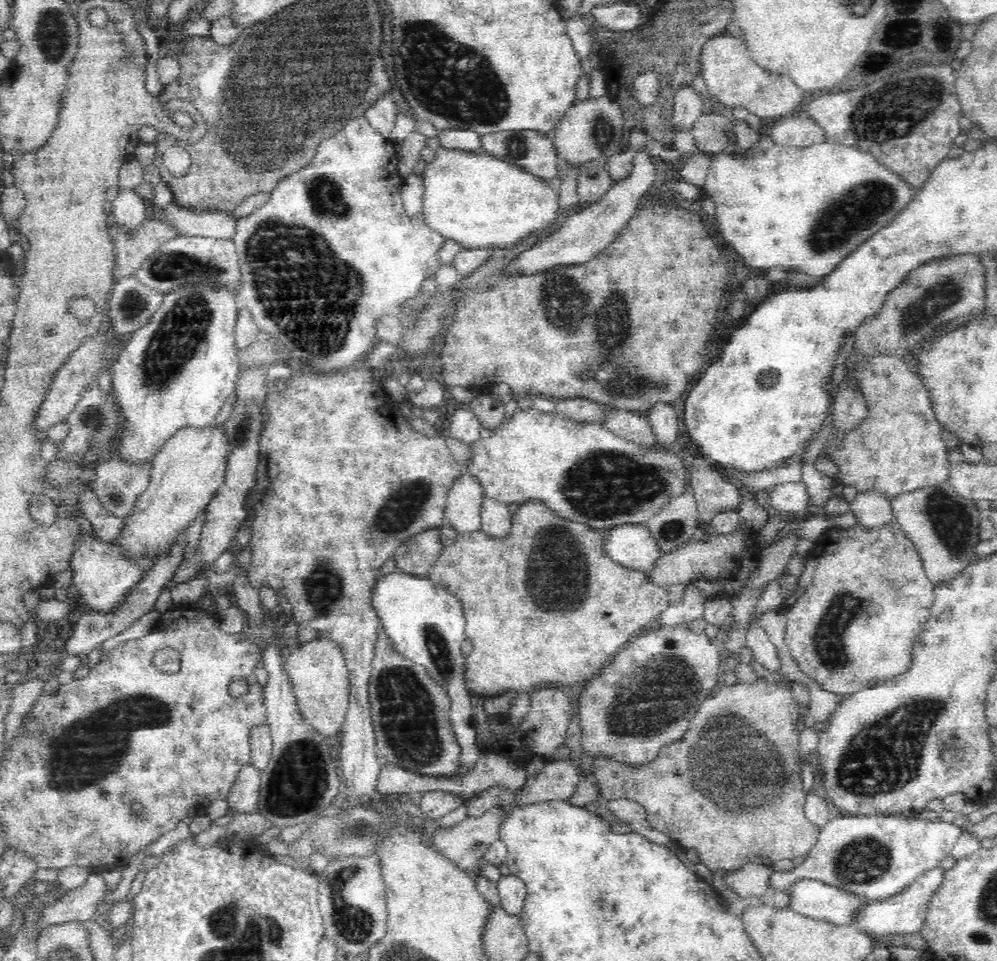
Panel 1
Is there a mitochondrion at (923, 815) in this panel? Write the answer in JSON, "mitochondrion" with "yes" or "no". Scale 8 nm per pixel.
{"mitochondrion":"no"}

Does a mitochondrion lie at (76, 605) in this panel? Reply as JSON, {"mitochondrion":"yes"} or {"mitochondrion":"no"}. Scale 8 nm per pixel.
{"mitochondrion":"no"}

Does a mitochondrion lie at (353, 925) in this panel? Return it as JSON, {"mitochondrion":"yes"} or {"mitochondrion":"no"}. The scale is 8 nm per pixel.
{"mitochondrion":"yes"}

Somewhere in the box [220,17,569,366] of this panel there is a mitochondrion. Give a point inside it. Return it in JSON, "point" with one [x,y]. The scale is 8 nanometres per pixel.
{"point":[310,295]}

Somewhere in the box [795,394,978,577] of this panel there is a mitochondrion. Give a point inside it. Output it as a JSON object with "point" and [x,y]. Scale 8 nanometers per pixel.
{"point":[951,522]}

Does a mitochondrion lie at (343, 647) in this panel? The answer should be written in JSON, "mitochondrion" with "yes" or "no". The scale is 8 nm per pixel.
{"mitochondrion":"no"}

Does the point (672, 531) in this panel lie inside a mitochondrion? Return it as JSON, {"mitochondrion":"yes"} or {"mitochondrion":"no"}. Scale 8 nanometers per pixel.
{"mitochondrion":"yes"}

